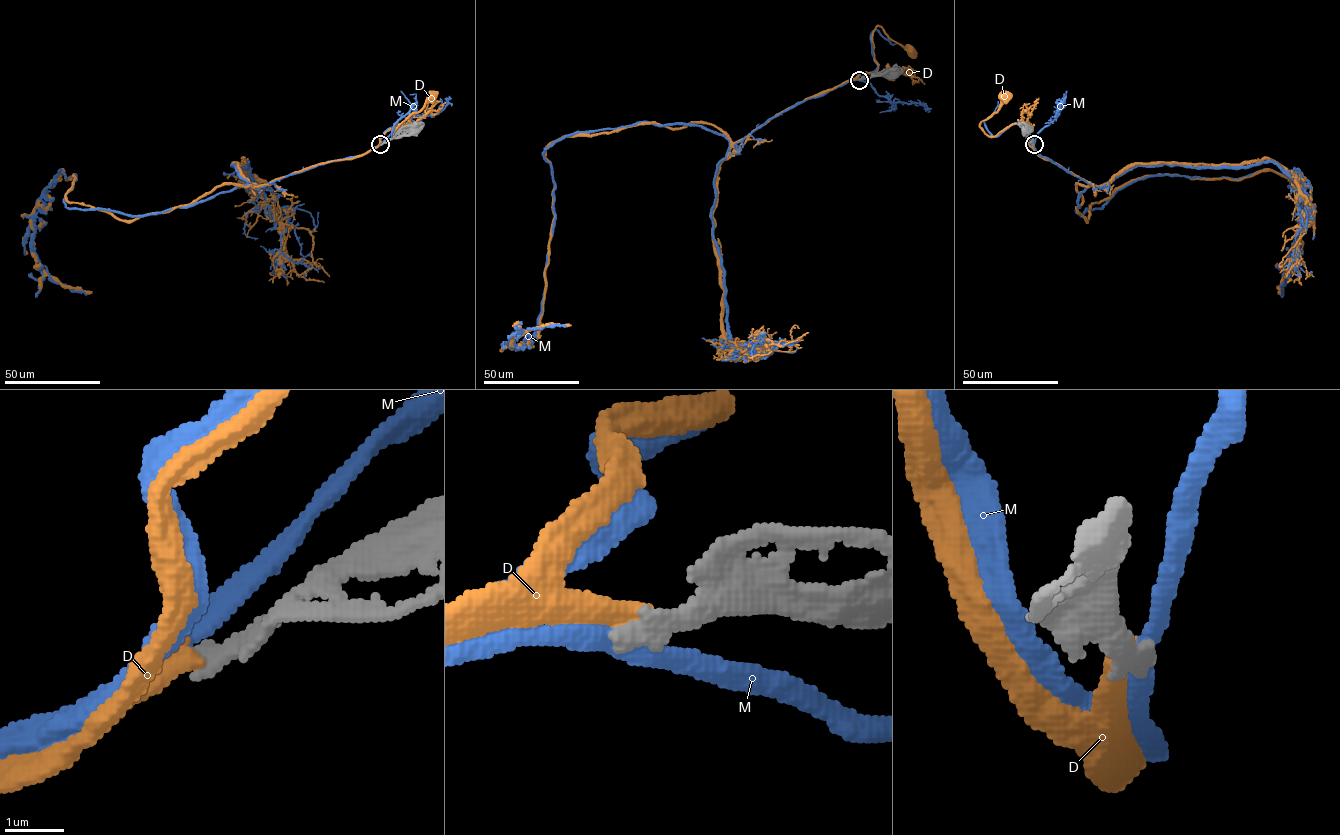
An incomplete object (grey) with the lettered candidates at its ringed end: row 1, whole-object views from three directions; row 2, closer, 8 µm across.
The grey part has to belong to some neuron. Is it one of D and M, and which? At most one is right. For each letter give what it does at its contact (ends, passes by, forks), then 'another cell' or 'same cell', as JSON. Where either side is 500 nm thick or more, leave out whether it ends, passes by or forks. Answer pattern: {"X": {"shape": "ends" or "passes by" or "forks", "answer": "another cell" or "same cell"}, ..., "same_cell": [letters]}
{"D": {"shape": "ends", "answer": "another cell"}, "M": {"shape": "passes by", "answer": "another cell"}, "same_cell": []}

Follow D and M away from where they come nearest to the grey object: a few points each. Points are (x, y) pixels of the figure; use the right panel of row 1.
D: (1033, 144), (1029, 143), (1026, 128), (1022, 126), (1011, 124), (992, 136), (980, 126), (997, 110), (1003, 95)
M: (1034, 144), (1097, 186), (1079, 194), (1081, 215), (1148, 176), (1288, 175), (1301, 223), (1280, 293)

